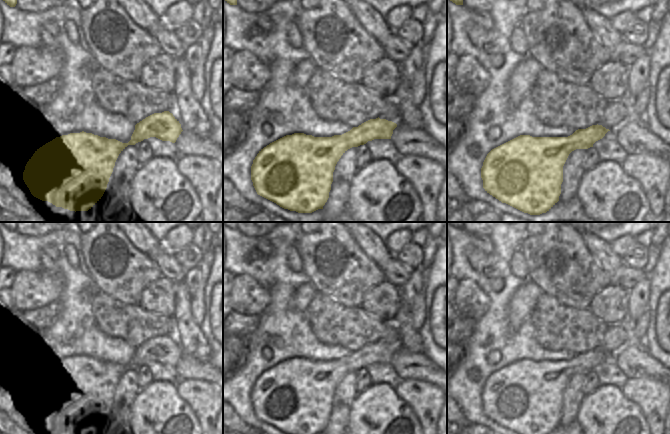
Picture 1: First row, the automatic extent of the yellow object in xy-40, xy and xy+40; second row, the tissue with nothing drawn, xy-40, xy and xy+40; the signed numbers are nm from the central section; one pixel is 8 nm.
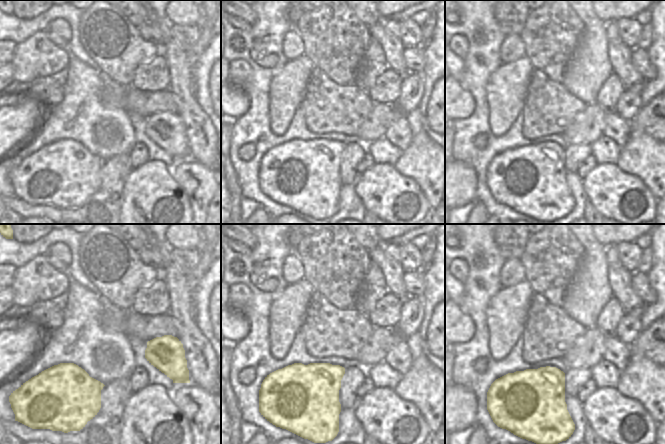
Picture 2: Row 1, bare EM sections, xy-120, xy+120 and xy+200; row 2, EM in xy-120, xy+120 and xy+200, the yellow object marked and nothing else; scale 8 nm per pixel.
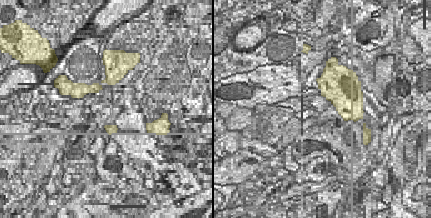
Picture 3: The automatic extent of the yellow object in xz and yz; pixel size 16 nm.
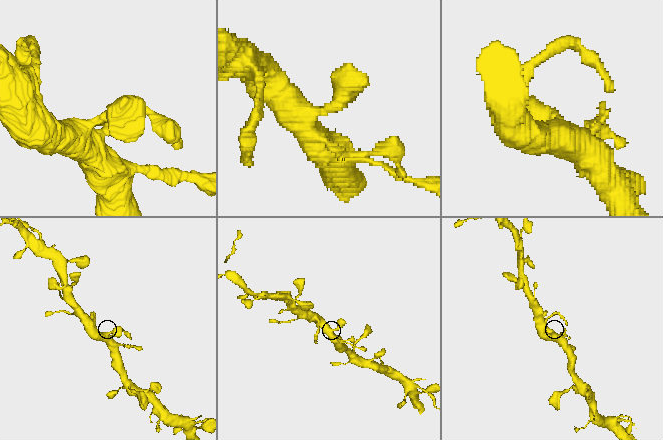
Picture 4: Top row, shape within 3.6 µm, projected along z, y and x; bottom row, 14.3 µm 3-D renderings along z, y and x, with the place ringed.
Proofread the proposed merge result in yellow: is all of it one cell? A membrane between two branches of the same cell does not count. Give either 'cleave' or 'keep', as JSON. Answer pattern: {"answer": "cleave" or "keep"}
{"answer": "keep"}

